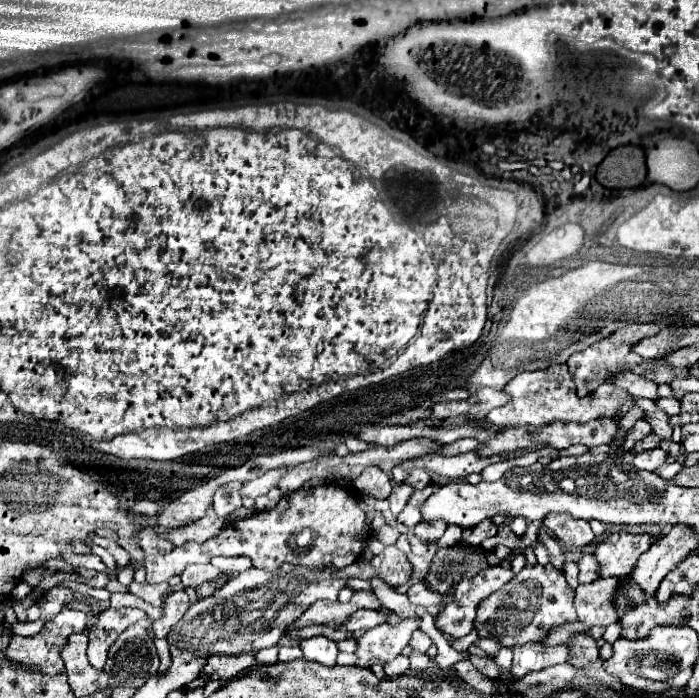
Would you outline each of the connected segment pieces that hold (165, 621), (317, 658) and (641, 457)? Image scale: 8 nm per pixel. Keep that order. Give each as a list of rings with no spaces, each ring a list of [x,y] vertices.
[[[181,589],[177,593],[171,593],[167,599],[165,599],[165,605],[163,605],[163,615],[155,621],[153,629],[155,629],[155,635],[157,637],[167,637],[167,633],[171,631],[171,627],[185,615],[185,611],[189,609],[189,597],[187,593]]]
[[[319,635],[319,637],[309,637],[309,639],[303,639],[299,643],[301,651],[303,651],[303,659],[305,661],[315,661],[315,663],[321,663],[325,667],[333,667],[335,665],[335,659],[337,659],[337,643]]]
[[[651,449],[651,451],[645,451],[645,453],[639,453],[635,455],[633,459],[633,465],[637,469],[645,469],[645,471],[657,471],[657,467],[661,467],[667,459],[667,453],[663,449]]]

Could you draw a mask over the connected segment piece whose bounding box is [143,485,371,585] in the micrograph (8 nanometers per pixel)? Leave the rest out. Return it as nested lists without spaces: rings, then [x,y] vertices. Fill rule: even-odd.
[[[319,485],[313,487],[311,493],[299,489],[289,497],[283,495],[281,501],[269,511],[257,511],[251,517],[227,523],[217,537],[202,544],[190,541],[181,547],[173,547],[173,551],[165,555],[145,555],[145,581],[151,585],[163,583],[173,575],[181,575],[189,564],[209,563],[214,556],[243,555],[251,559],[253,567],[265,571],[277,571],[283,563],[303,565],[309,569],[323,569],[327,565],[343,569],[363,555],[369,539],[371,525],[367,523],[355,495],[337,485]]]

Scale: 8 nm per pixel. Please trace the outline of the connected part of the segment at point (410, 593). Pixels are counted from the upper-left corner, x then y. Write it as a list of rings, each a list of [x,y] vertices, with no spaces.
[[[411,585],[407,589],[407,597],[409,603],[413,607],[429,607],[429,605],[445,605],[443,597],[439,597],[437,593],[431,593],[429,589],[423,589],[423,585]]]

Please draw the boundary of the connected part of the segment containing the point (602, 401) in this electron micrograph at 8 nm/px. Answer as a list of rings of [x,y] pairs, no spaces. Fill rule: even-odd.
[[[551,365],[551,367],[539,369],[539,371],[519,373],[517,377],[513,377],[507,383],[505,391],[511,397],[511,401],[505,407],[497,407],[487,415],[487,421],[493,425],[543,427],[543,425],[551,425],[555,421],[585,423],[595,417],[615,417],[617,413],[625,415],[633,407],[633,397],[629,393],[613,387],[611,383],[601,385],[597,389],[597,393],[593,393],[591,397],[579,397],[565,365]]]

